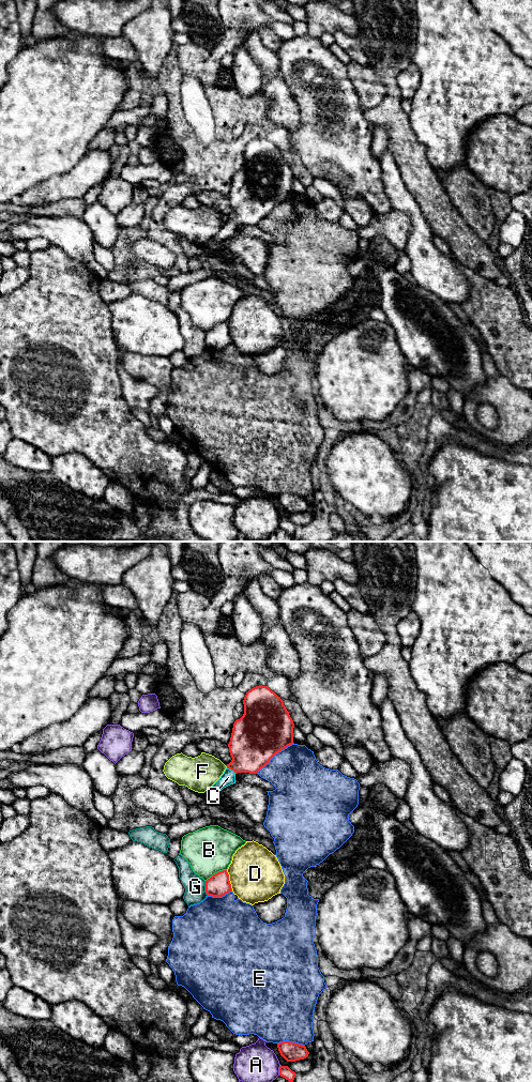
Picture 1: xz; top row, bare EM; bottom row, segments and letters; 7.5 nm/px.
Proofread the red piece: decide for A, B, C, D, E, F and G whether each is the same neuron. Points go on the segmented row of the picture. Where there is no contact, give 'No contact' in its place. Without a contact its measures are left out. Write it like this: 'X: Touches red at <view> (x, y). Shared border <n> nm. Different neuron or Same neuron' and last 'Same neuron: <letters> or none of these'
A: Touches red at xz (279, 1070). Shared border 80 nm. Different neuron
B: Touches red at xz (215, 873). Shared border 180 nm. Different neuron
C: Touches red at xz (231, 770). Shared border 80 nm. Same neuron
D: Touches red at xz (229, 881). Shared border 170 nm. Different neuron
E: Touches red at xz (275, 753). Shared border 360 nm. Different neuron
F: Touches red at xz (226, 765). Shared border 30 nm. Different neuron
G: Touches red at xz (206, 888). Shared border 110 nm. Different neuron
Same neuron: C

